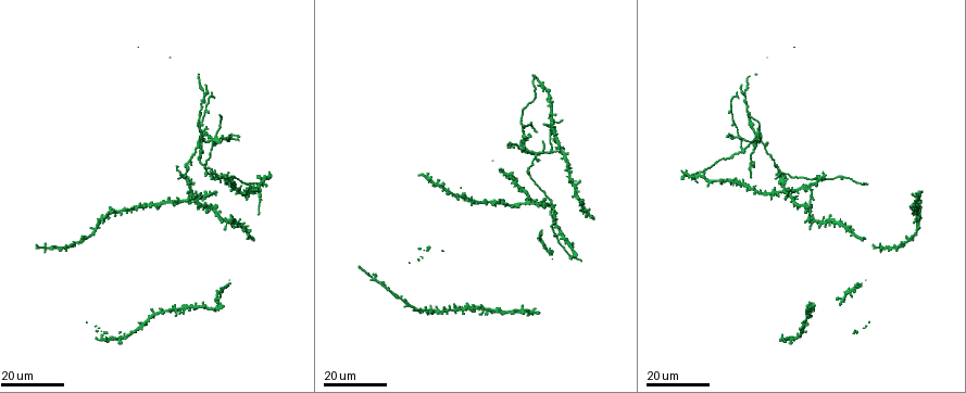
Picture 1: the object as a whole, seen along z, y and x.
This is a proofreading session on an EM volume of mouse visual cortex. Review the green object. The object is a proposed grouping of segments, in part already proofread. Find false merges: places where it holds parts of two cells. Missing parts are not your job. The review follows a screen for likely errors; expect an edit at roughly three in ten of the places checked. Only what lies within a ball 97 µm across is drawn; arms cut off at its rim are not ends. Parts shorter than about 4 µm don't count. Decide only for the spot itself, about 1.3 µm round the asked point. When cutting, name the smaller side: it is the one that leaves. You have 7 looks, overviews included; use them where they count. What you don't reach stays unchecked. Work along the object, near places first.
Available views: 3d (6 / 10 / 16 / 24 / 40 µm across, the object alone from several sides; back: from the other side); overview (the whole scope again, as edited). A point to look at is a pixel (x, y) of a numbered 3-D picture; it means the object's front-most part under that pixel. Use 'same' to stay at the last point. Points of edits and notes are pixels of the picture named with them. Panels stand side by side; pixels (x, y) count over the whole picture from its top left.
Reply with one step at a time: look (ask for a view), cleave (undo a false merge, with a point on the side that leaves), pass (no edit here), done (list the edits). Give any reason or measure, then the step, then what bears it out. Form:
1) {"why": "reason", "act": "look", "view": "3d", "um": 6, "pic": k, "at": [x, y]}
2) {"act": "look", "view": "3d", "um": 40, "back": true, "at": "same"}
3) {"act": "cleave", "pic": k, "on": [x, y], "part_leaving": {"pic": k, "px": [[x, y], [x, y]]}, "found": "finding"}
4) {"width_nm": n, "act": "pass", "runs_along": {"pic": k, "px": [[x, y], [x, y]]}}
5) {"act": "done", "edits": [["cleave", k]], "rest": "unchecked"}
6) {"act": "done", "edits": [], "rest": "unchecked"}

{"why": "four or more arms meet", "act": "look", "view": "3d", "um": 24, "pic": 1, "at": [808, 189]}

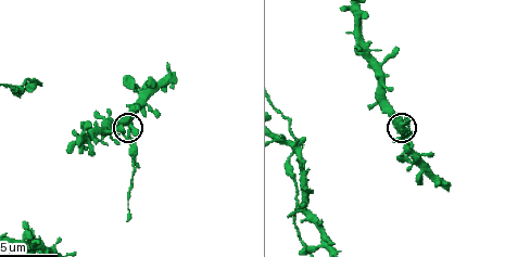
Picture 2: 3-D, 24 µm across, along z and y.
{"act": "look", "view": "3d", "um": 6, "at": "same"}

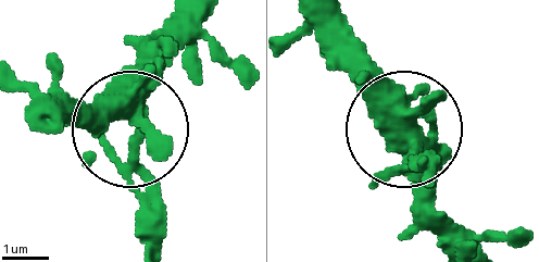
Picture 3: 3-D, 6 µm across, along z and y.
{"act": "look", "view": "3d", "um": 6, "back": true, "pic": 3, "at": [413, 146]}

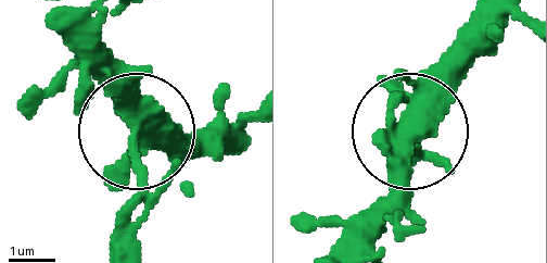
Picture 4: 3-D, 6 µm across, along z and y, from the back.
{"side_arm_um": 8, "act": "cleave", "pic": 4, "on": [122, 207], "part_leaving": {"pic": 4, "px": [[131, 143], [142, 198], [131, 245]]}, "found": "a second cell is stuck on"}

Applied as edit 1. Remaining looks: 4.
{"why": "redraw", "act": "look", "view": "overview"}

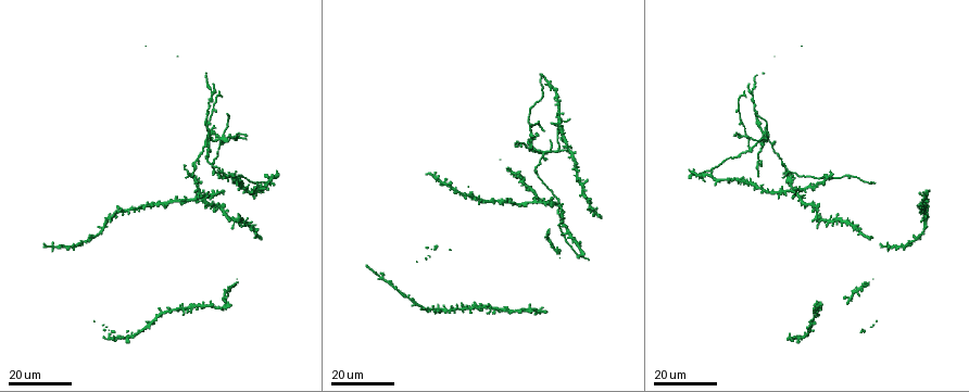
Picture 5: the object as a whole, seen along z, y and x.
{"why": "three-way junction", "act": "look", "view": "3d", "um": 24, "pic": 5, "at": [788, 174]}

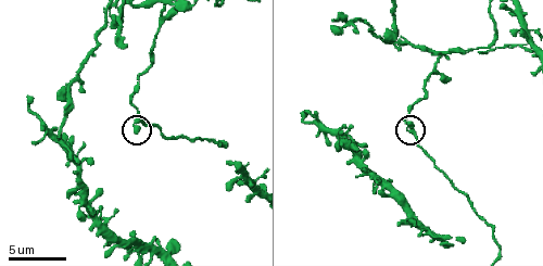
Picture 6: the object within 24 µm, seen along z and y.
{"why": "zoom in", "act": "look", "view": "3d", "um": 10, "pic": 6, "at": [140, 120]}

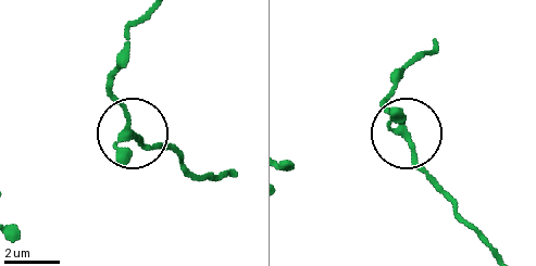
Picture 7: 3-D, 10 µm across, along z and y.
{"width_nm": 190, "act": "pass", "found": "all the same cell"}

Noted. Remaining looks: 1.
{"why": "four or more arms meet", "act": "look", "view": "3d", "um": 6, "pic": 6, "at": [435, 52]}

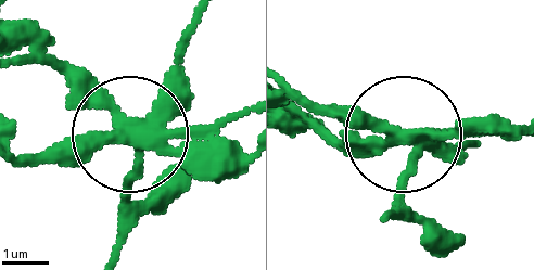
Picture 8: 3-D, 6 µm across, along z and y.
{"width_nm": 290, "act": "cleave", "pic": 8, "on": [212, 154], "part_leaving": {"pic": 8, "px": [[140, 134], [110, 123], [51, 68], [16, 64]]}, "found": "two cells meet here"}

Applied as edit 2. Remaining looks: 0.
{"act": "done", "edits": [["cleave", 4], ["cleave", 8]], "rest": "unchecked"}

